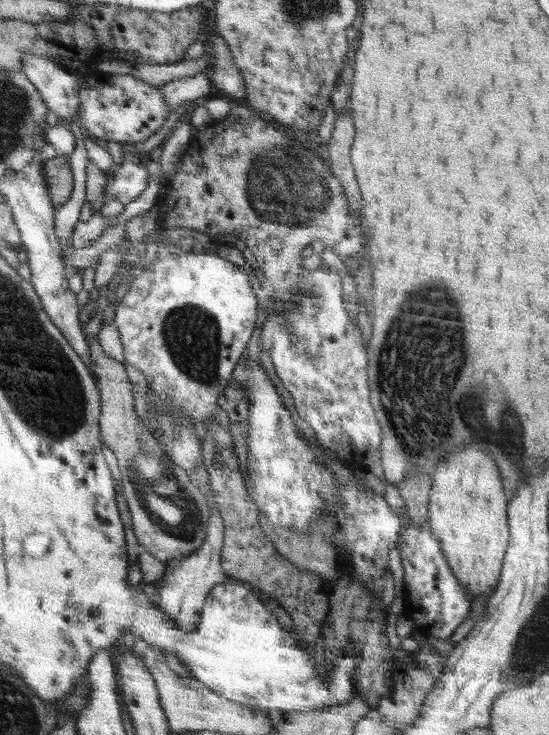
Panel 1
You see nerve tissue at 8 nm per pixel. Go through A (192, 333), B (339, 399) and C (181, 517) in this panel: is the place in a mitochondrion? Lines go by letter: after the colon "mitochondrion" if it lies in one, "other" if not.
A: mitochondrion
B: other
C: mitochondrion

